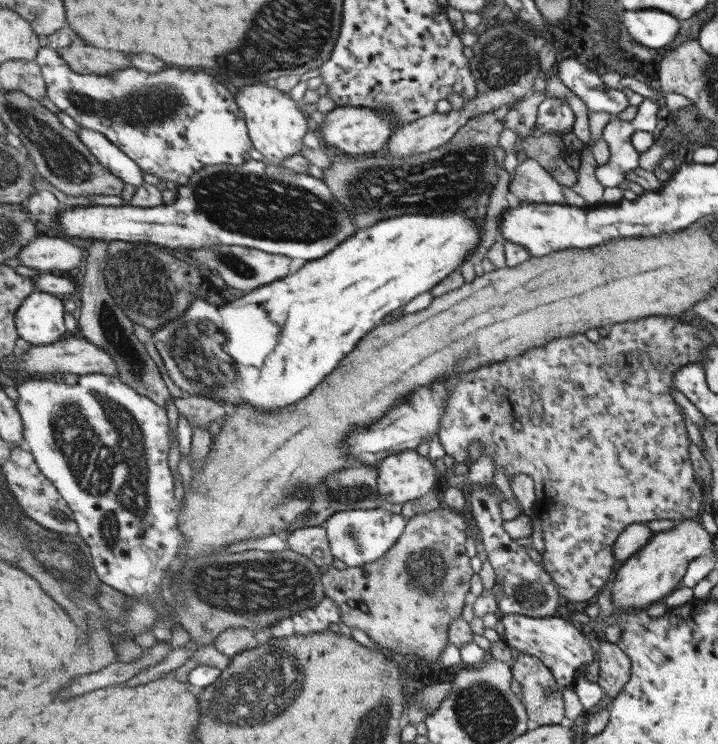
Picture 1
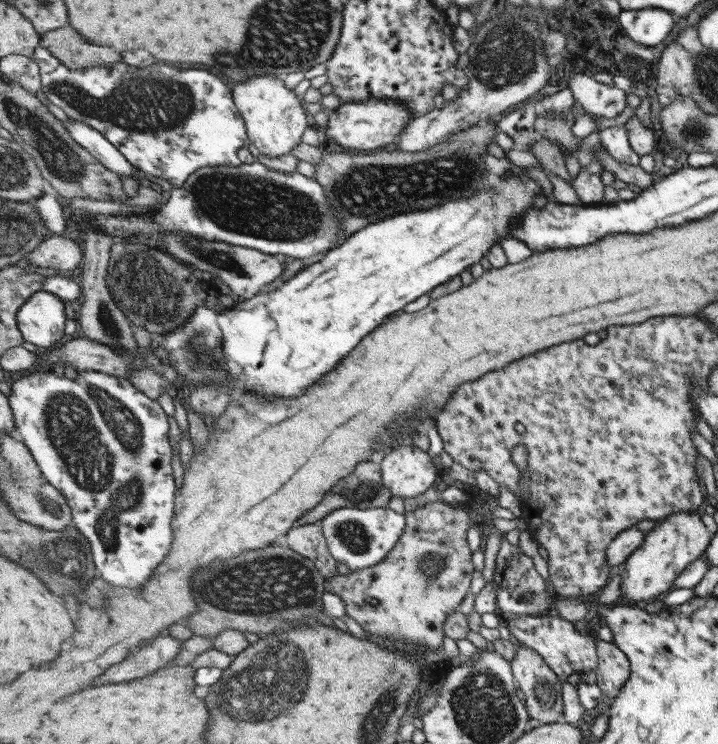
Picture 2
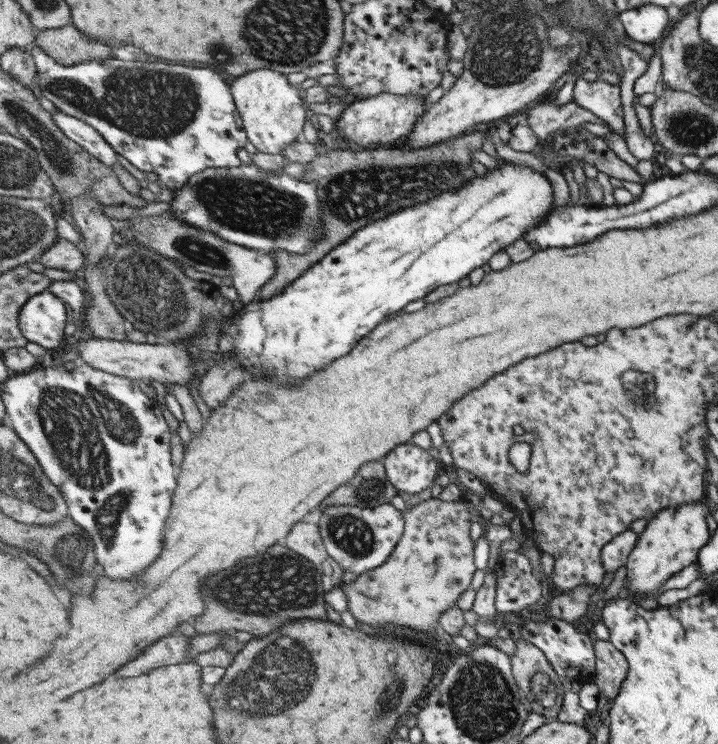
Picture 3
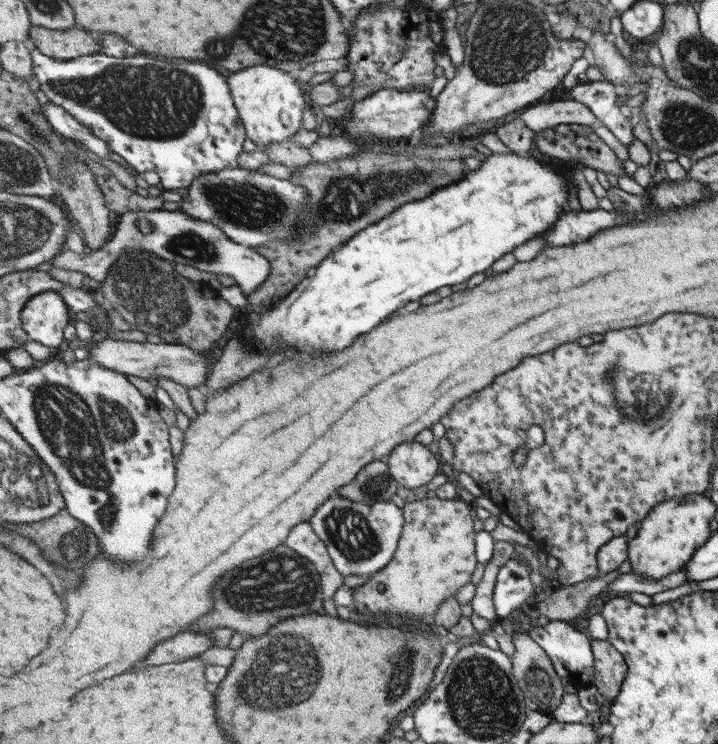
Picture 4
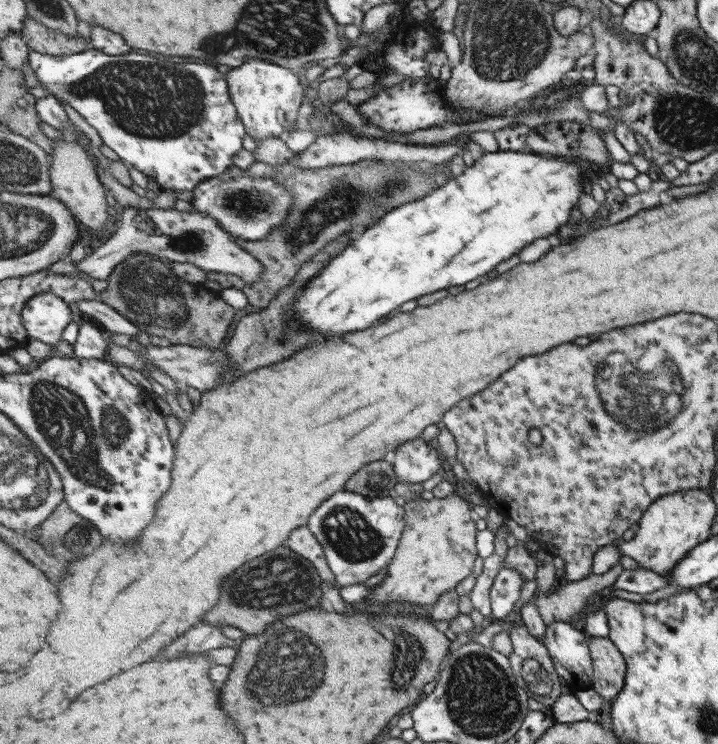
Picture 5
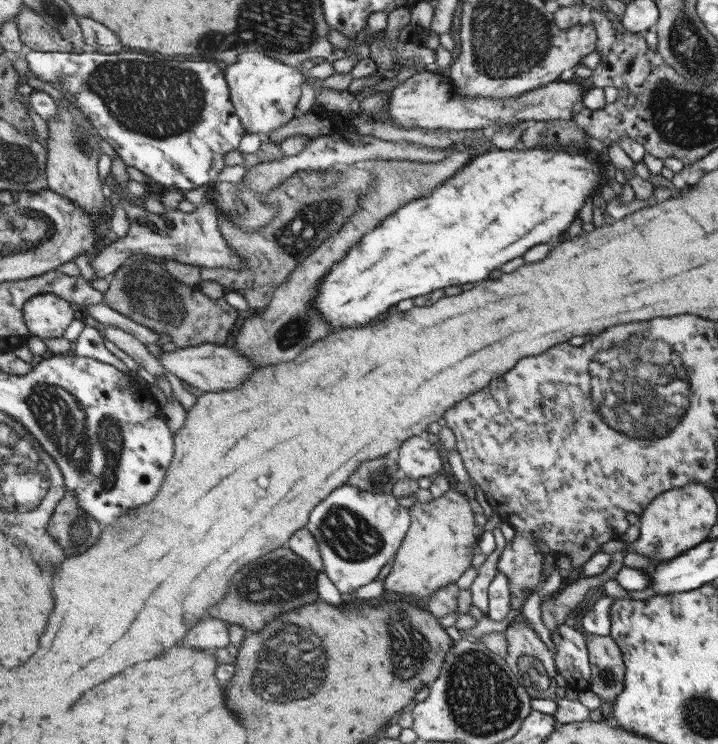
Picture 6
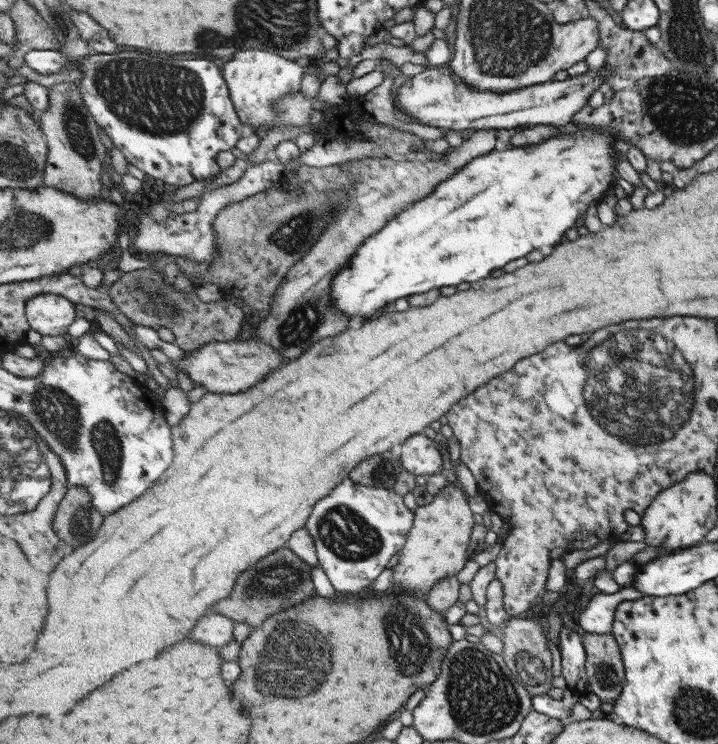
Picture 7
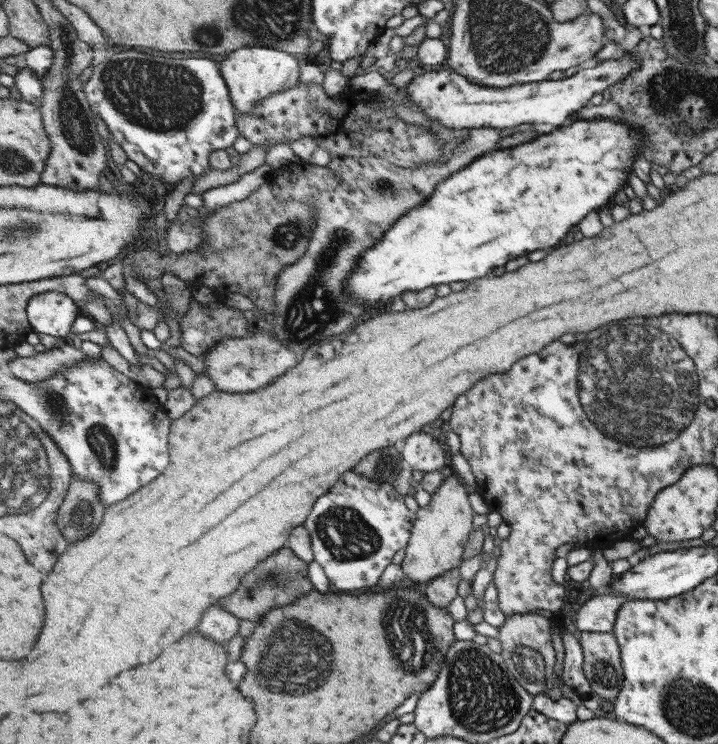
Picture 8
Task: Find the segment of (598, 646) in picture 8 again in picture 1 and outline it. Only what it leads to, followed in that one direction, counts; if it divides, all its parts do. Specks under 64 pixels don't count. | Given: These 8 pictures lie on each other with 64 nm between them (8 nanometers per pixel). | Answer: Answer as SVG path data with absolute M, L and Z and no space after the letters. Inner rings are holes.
M601 640L601 646L597 652L599 652L597 684L603 688L603 692L607 696L615 698L631 678L631 660L617 644L609 644L603 640Z

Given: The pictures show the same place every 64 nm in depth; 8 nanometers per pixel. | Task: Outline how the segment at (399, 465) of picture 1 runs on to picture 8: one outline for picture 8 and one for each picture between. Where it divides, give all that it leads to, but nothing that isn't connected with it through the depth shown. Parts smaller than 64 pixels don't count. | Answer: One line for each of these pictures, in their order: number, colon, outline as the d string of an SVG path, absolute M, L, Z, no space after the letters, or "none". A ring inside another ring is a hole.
2: M401 446L391 450L387 456L379 458L383 466L385 490L395 500L421 498L433 484L437 470L427 456L417 446Z
3: M413 442L395 448L383 464L391 486L403 494L423 494L437 476L437 462Z
4: M417 442L399 446L389 456L389 466L393 480L407 490L421 490L437 474L435 456Z
5: M421 438L403 444L395 450L395 472L403 484L421 484L439 468L437 452L431 450Z
6: M421 436L411 438L403 444L403 448L399 450L397 462L399 462L403 476L407 476L411 480L425 478L441 468L441 460L439 460L437 450L433 448L433 444L421 440Z
7: M423 434L409 438L403 444L399 460L405 472L413 476L425 476L425 474L433 476L433 472L437 472L441 466L441 456L439 450L435 448L435 442Z
8: M413 434L407 438L403 446L403 460L405 468L419 470L419 472L437 472L437 468L443 466L443 450L437 444L437 440L431 438L431 434Z

